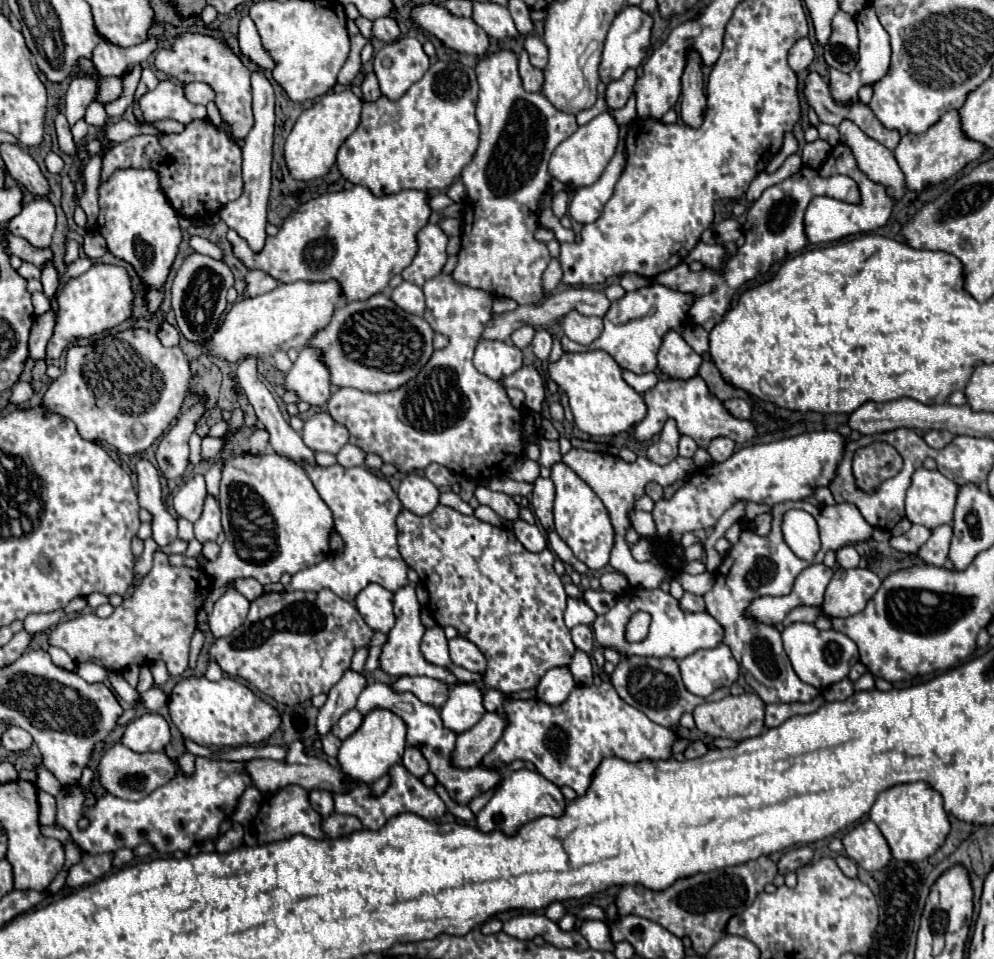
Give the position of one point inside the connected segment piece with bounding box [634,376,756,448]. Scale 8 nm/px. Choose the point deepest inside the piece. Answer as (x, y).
(700, 415)

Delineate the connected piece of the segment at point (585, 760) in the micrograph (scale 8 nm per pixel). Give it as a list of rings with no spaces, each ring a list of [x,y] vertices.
[[[602,682],[600,686],[578,686],[572,690],[570,698],[560,706],[548,706],[536,698],[508,700],[496,712],[504,714],[508,724],[496,746],[482,758],[482,764],[486,768],[502,770],[504,764],[510,764],[514,760],[528,760],[538,768],[542,776],[552,780],[556,786],[574,788],[578,796],[584,796],[584,792],[590,788],[592,776],[604,758],[618,756],[626,762],[668,760],[672,758],[672,744],[676,742],[676,734],[670,728],[654,724],[640,710],[632,708],[630,704],[624,704],[624,700],[618,696],[618,692],[612,688],[610,682]]]

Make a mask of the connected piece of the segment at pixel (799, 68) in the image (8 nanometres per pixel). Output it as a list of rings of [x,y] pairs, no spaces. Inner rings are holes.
[[[800,38],[792,46],[792,50],[788,54],[788,64],[790,64],[790,68],[794,72],[804,72],[810,66],[812,58],[814,58],[814,50],[810,40],[808,38]]]

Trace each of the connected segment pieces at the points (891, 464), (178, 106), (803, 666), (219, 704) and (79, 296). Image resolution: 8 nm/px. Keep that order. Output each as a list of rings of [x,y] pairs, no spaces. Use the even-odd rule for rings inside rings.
[[[874,442],[870,446],[858,448],[852,460],[852,472],[856,486],[872,494],[884,480],[896,476],[902,470],[902,456],[894,446],[886,442]]]
[[[164,80],[152,92],[146,92],[138,100],[138,106],[146,124],[154,124],[166,118],[178,120],[182,124],[188,124],[192,120],[206,120],[204,106],[190,104],[184,96],[182,84],[176,84],[172,80]]]
[[[796,622],[796,624],[790,624],[788,628],[784,628],[782,640],[784,640],[784,650],[792,662],[798,678],[806,684],[816,686],[818,690],[824,690],[830,684],[846,678],[850,668],[858,662],[858,646],[854,644],[854,640],[850,640],[846,634],[836,632],[836,630],[820,632],[814,624]]]
[[[206,676],[182,678],[170,694],[168,710],[182,736],[202,746],[256,744],[266,740],[280,726],[280,714],[276,708],[232,678],[222,678],[218,682],[212,682]]]
[[[94,264],[88,272],[70,278],[60,296],[60,314],[54,328],[54,334],[48,342],[46,354],[48,360],[58,358],[68,346],[72,338],[88,338],[96,336],[104,330],[110,330],[132,316],[132,302],[134,302],[134,288],[128,276],[128,270],[122,266],[108,266],[108,264]]]

